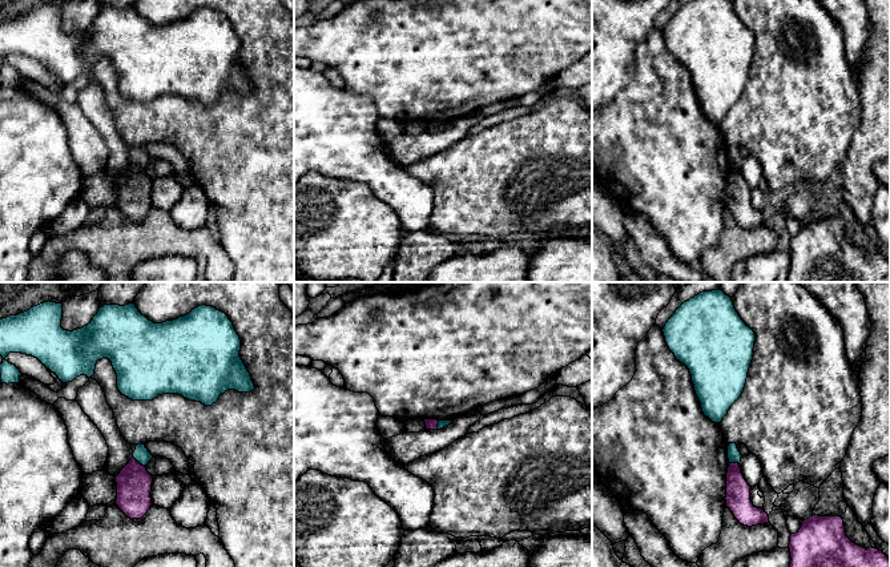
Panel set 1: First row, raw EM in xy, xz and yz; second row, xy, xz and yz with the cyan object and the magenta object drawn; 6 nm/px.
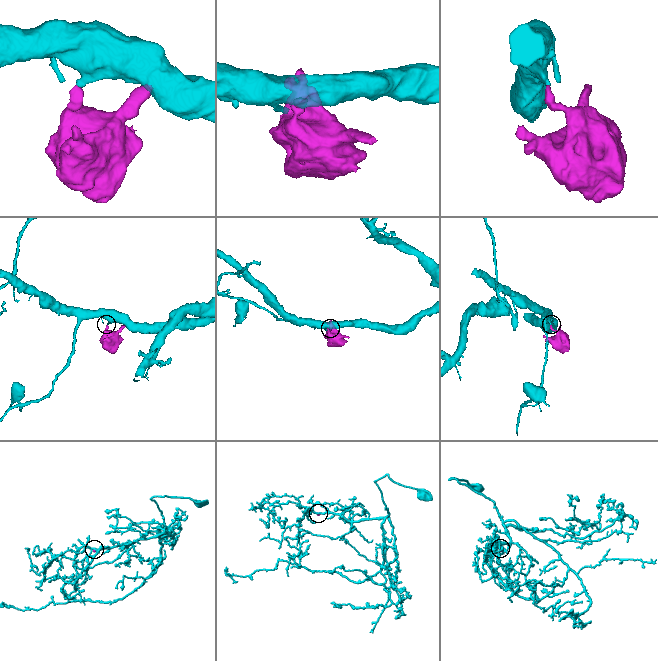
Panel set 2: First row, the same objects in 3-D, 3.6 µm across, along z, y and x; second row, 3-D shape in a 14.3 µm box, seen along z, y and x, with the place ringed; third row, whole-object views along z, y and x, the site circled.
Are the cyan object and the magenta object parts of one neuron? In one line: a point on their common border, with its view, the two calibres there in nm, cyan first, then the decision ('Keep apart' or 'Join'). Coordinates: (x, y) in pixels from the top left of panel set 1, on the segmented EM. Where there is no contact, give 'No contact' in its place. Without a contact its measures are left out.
Touches cyan at xy (139, 462). Thickness 90 nm (cyan) against 200 nm. Keep apart

